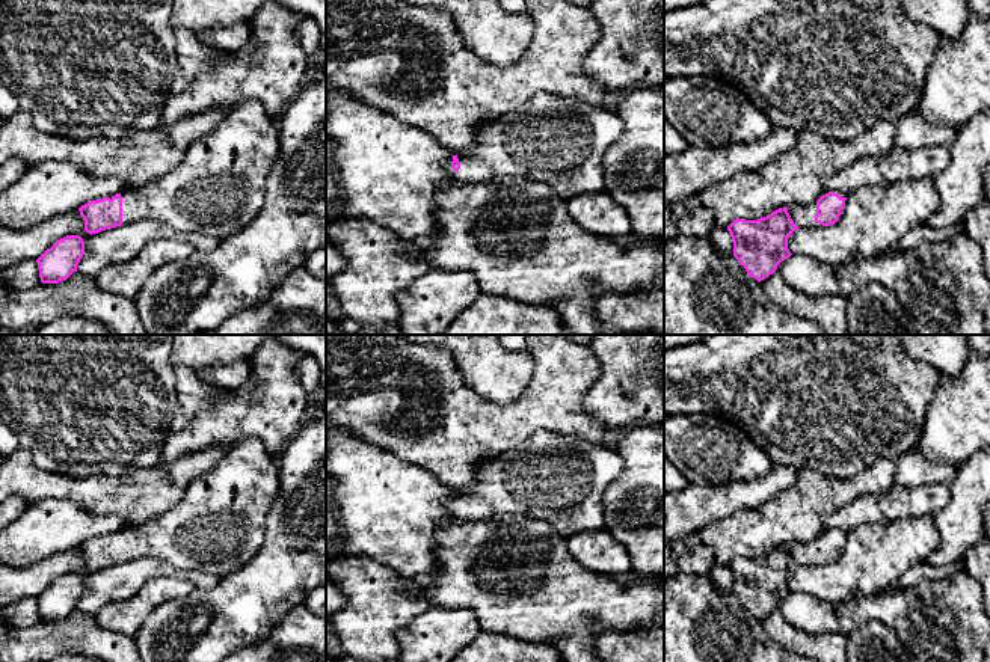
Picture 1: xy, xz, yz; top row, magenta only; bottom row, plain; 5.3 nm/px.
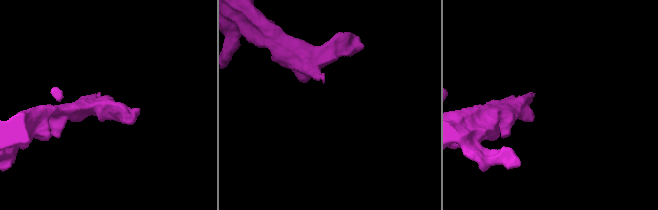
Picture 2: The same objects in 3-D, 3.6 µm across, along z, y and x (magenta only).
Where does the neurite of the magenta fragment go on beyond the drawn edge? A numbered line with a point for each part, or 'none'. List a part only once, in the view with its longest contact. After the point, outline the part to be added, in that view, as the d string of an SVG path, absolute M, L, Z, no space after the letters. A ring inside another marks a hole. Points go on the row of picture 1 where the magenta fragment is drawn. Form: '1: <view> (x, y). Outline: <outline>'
1: xy (218, 189). Outline: M248 101L225 115L205 137L195 140L180 164L140 188L122 190L122 225L161 222L178 232L199 232L223 241L244 229L266 201L269 172L279 154L278 124L260 101Z

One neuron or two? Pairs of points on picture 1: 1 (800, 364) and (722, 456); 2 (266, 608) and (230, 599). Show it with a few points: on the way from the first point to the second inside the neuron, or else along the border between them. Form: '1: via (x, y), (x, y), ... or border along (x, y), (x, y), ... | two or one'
1: border along (711, 415), (722, 413), (731, 419), (768, 456) | two
2: via (257, 603), (239, 603) | one

